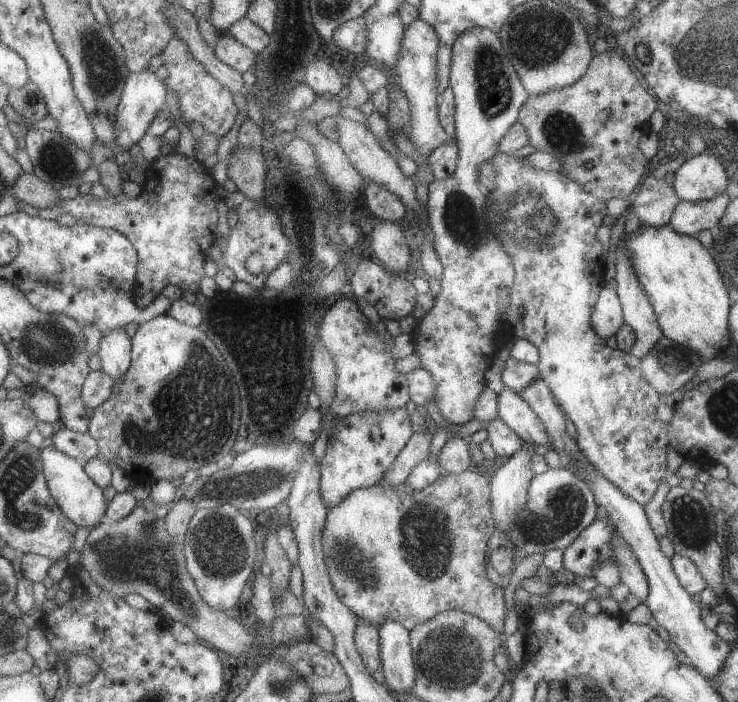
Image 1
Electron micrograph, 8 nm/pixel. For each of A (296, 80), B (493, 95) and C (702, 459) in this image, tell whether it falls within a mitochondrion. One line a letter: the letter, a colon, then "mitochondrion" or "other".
A: other
B: mitochondrion
C: other

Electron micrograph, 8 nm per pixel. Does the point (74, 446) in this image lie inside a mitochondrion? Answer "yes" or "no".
no

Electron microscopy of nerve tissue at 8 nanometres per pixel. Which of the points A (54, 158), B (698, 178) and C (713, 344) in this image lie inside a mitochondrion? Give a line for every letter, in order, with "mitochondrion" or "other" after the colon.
A: mitochondrion
B: other
C: other

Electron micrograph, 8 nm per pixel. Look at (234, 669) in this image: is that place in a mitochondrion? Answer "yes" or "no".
no

